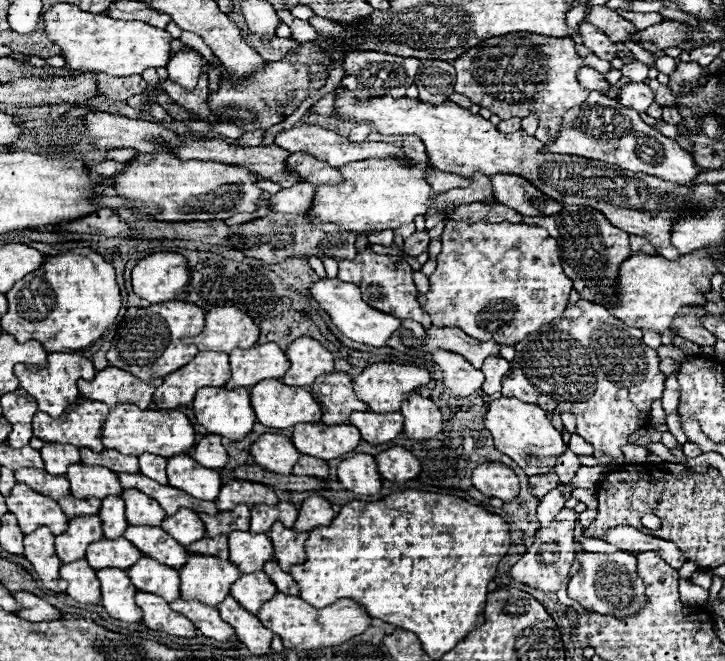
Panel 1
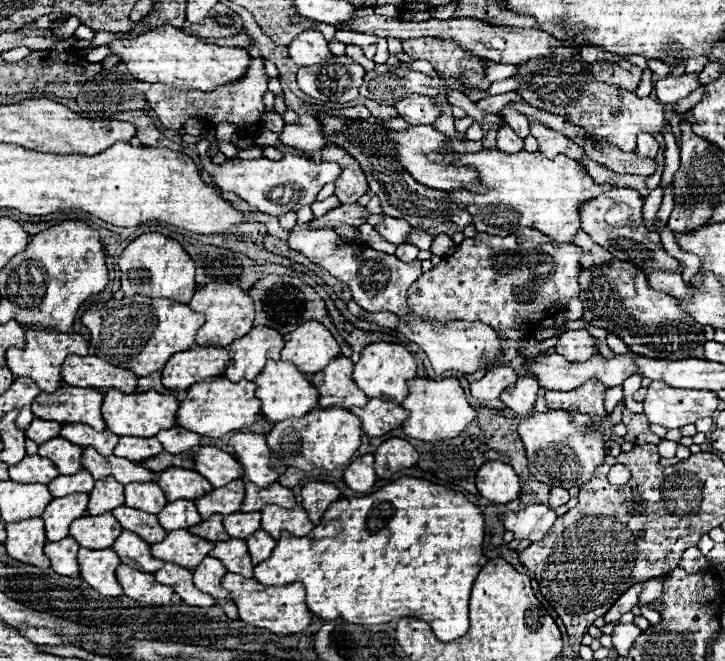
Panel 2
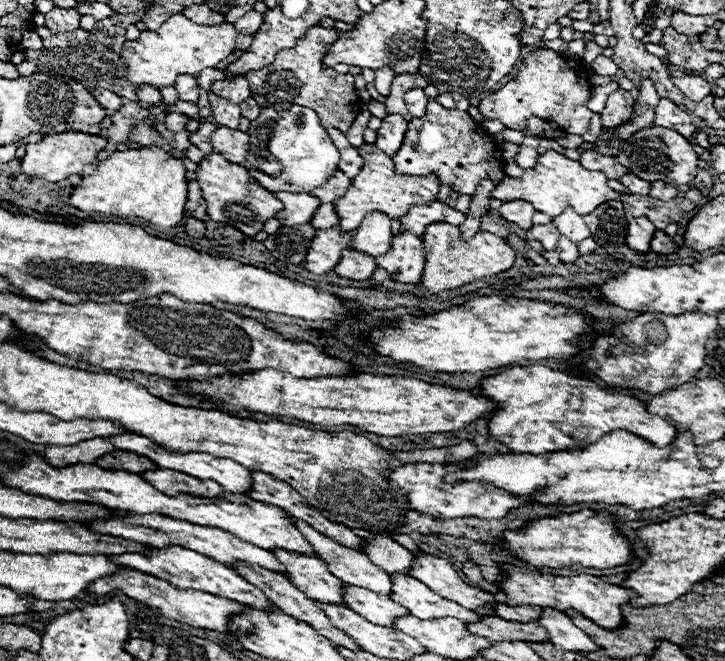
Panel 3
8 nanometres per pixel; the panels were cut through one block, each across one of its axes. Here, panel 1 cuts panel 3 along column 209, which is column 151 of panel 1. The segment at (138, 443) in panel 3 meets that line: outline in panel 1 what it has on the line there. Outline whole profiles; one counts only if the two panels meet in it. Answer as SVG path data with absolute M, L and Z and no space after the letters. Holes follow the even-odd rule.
M140 454L140 474L156 480L158 484L168 484L166 480L166 462L168 458L160 458L156 454Z

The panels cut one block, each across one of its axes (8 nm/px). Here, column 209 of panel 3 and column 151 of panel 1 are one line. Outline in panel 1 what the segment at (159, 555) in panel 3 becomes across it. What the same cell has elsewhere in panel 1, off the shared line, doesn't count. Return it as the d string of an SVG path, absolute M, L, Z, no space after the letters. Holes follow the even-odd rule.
M142 556L134 566L128 568L128 576L138 590L156 594L166 602L180 598L178 572L154 558Z

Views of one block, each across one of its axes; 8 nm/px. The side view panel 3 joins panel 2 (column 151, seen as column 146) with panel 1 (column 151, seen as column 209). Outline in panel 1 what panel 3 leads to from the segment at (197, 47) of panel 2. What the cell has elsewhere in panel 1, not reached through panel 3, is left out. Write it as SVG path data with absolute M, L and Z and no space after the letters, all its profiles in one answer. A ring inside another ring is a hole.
M54 4L46 14L46 34L62 48L62 56L74 72L102 72L110 76L134 76L146 68L164 68L172 58L172 36L138 20L114 20L106 14L84 12L74 4Z

